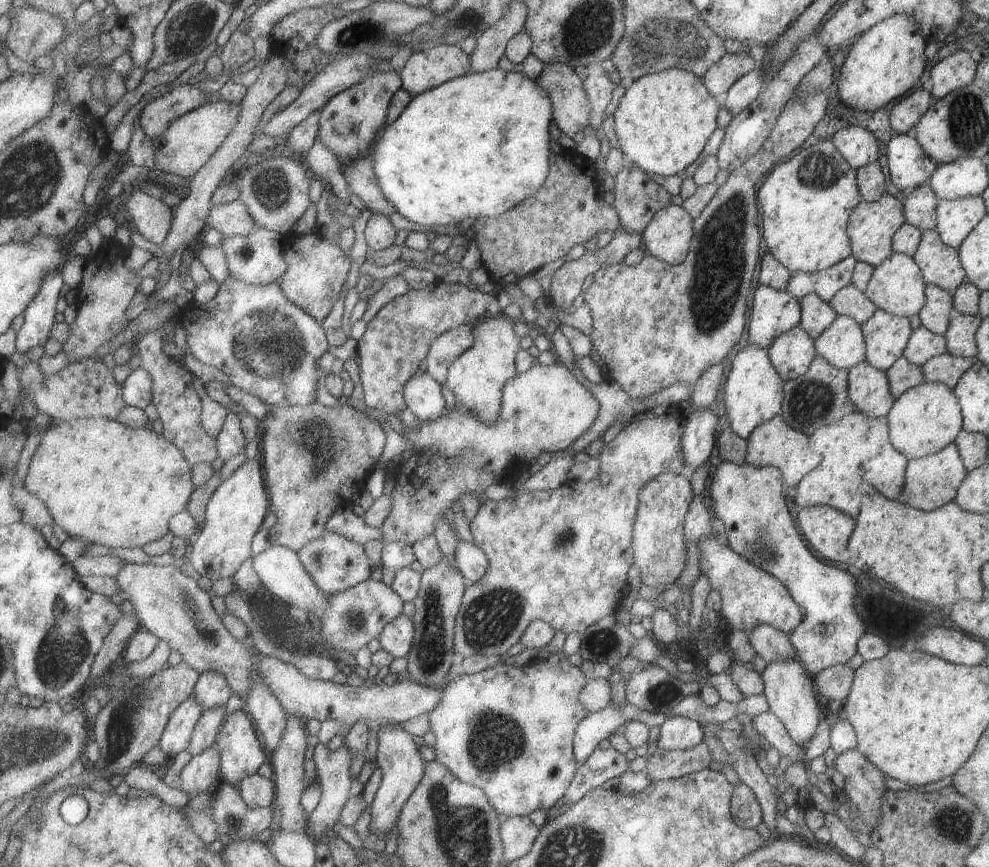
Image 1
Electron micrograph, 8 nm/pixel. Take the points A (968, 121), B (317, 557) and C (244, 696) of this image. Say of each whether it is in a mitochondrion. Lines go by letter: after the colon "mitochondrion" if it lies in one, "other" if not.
A: mitochondrion
B: mitochondrion
C: other

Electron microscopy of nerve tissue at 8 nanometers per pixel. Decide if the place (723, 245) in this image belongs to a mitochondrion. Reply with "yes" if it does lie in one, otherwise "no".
yes

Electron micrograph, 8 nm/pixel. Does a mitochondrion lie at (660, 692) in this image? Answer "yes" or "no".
yes

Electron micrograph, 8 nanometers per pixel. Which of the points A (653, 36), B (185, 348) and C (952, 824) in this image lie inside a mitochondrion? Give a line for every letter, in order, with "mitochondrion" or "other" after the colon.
A: mitochondrion
B: other
C: mitochondrion

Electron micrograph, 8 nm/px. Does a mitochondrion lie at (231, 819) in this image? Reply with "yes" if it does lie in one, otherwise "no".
yes

